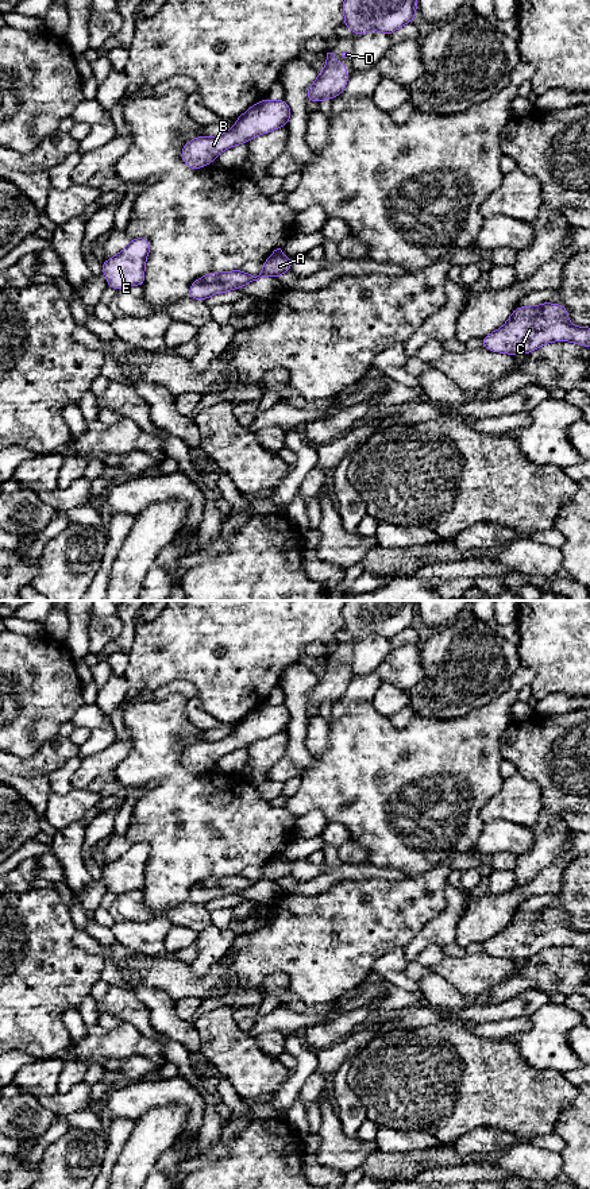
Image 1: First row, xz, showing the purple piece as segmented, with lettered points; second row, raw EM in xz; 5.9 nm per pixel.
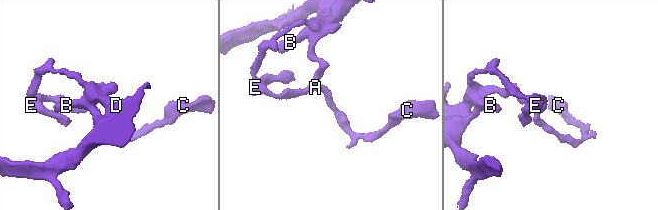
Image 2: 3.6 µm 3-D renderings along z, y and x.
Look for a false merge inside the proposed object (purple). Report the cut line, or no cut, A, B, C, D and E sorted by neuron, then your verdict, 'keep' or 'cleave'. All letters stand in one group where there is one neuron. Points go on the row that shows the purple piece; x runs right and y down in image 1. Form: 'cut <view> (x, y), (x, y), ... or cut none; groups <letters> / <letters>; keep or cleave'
cut xz (273, 254), (281, 255); groups A C D E / B; cleave

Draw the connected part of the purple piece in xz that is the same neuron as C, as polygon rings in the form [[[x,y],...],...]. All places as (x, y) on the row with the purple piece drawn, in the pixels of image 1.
[[[540,304],[516,308],[505,325],[483,337],[482,347],[501,354],[529,354],[549,341],[572,341],[590,347],[590,328],[576,327],[568,321],[568,312],[559,304]]]

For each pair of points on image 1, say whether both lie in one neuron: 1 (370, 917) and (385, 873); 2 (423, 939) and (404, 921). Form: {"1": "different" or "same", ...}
{"1": "different", "2": "different"}

